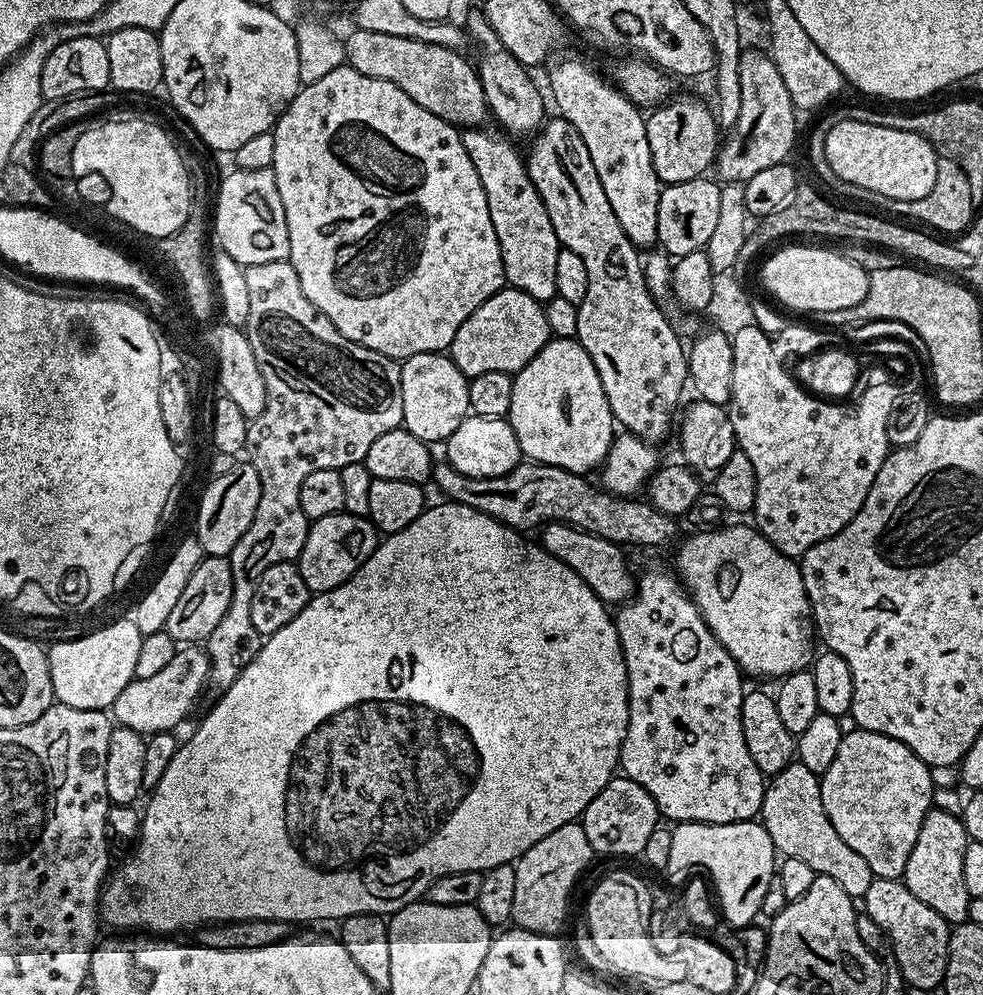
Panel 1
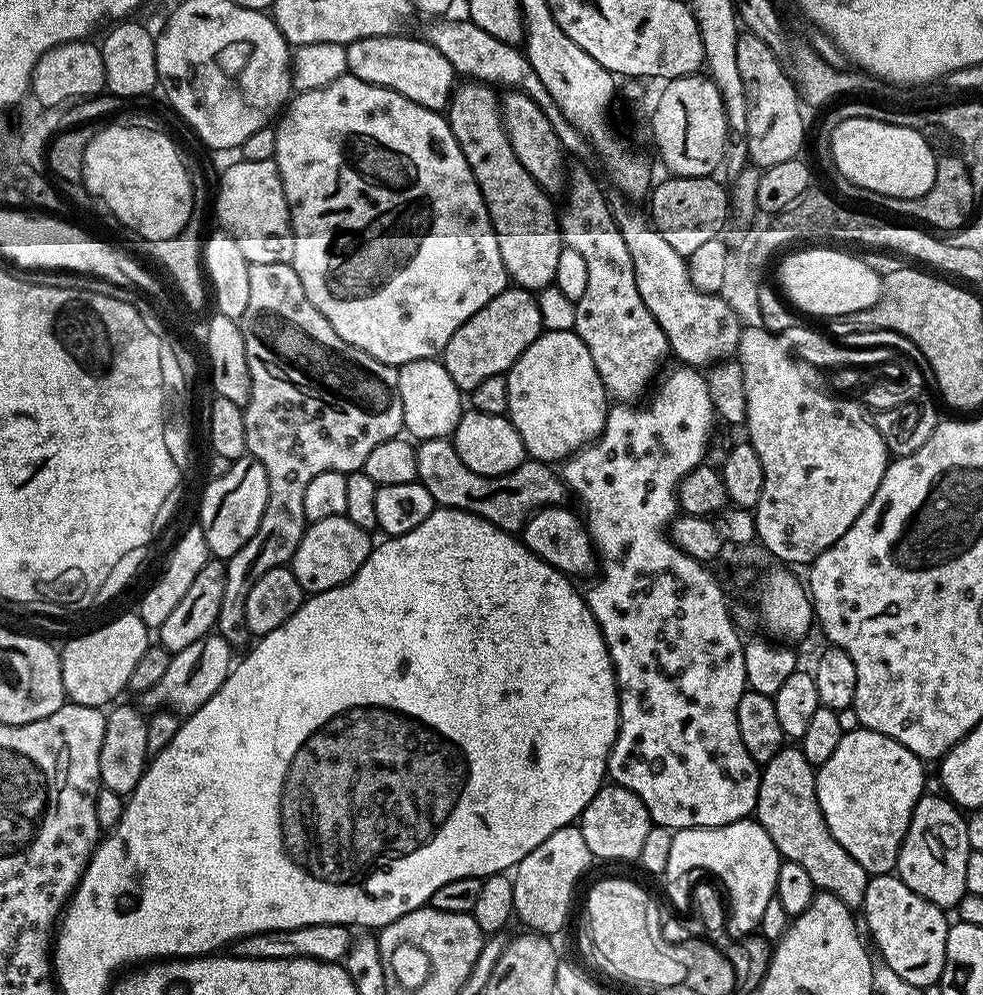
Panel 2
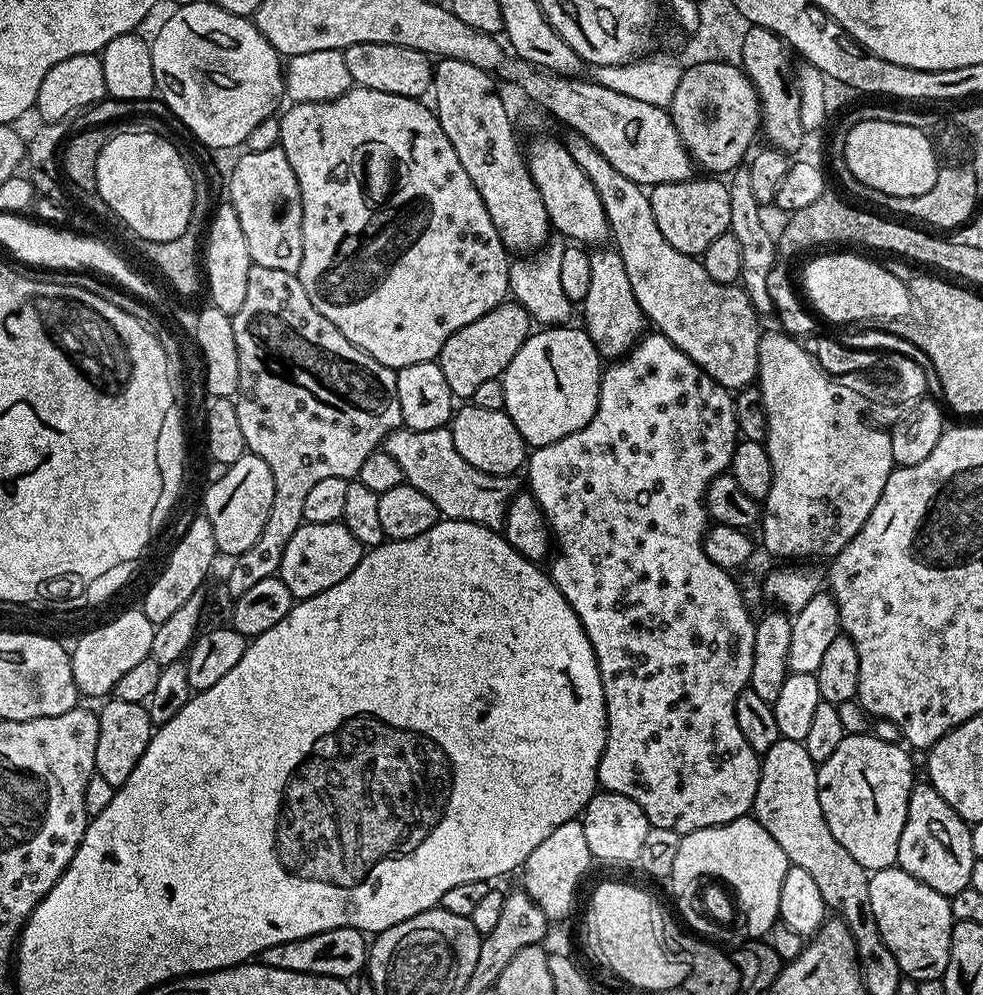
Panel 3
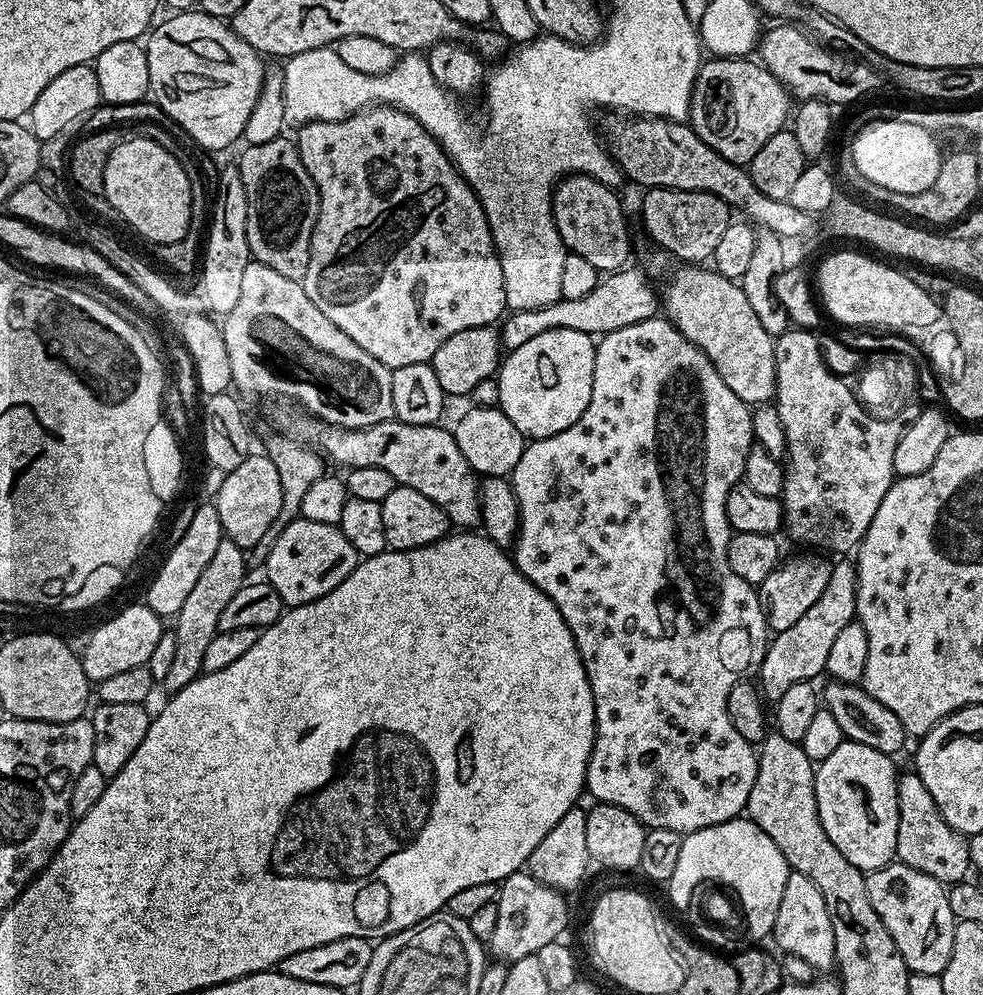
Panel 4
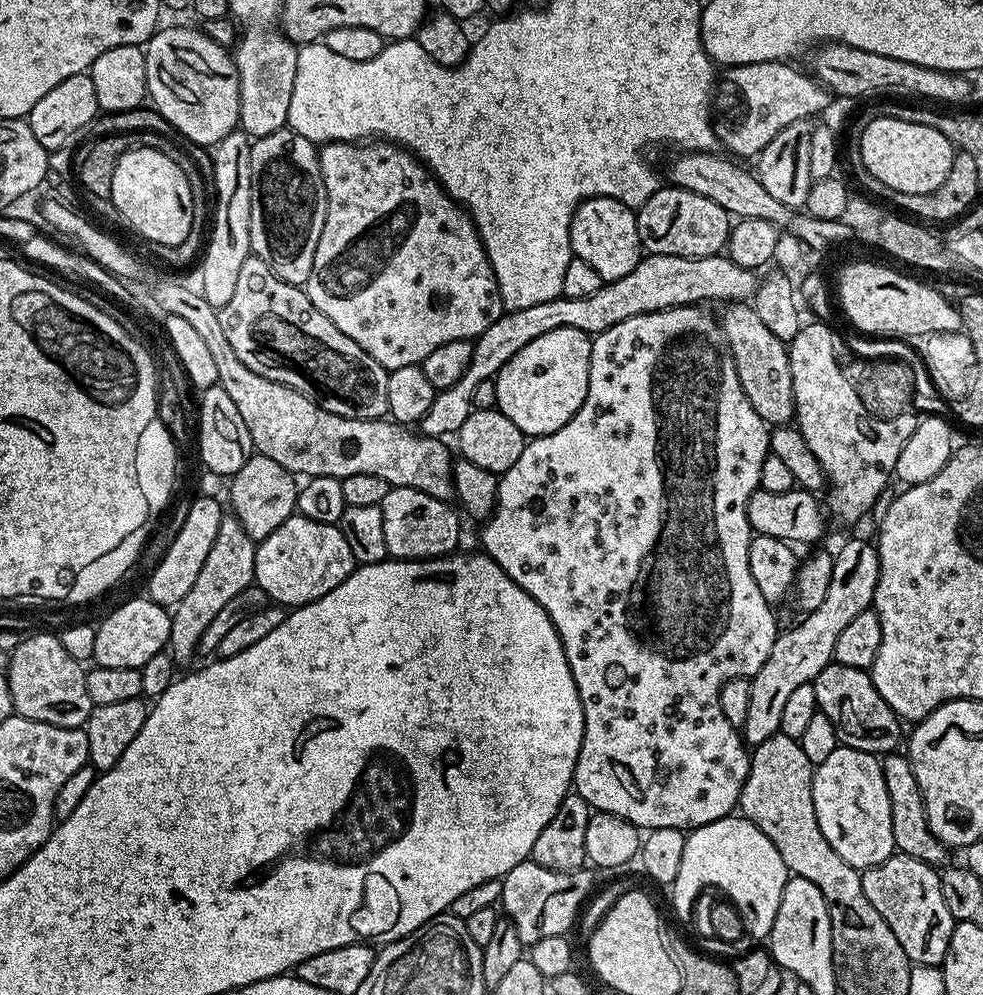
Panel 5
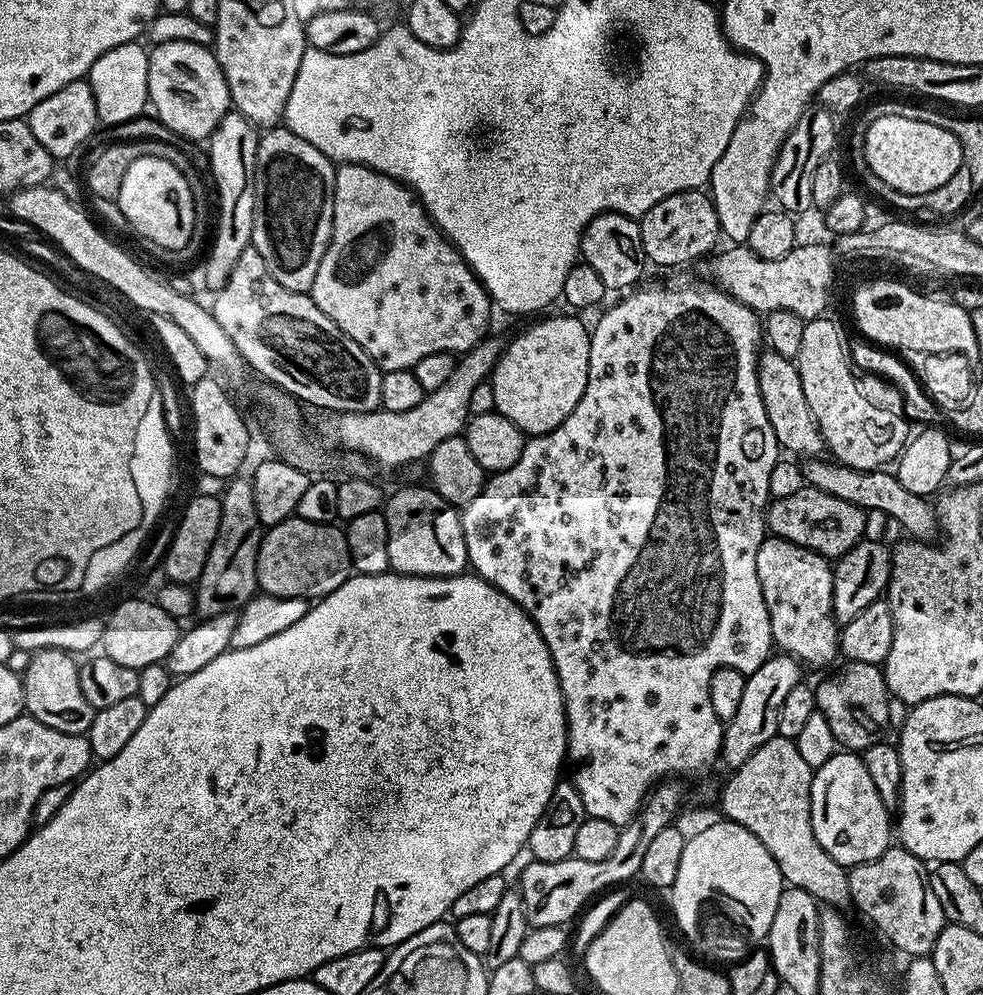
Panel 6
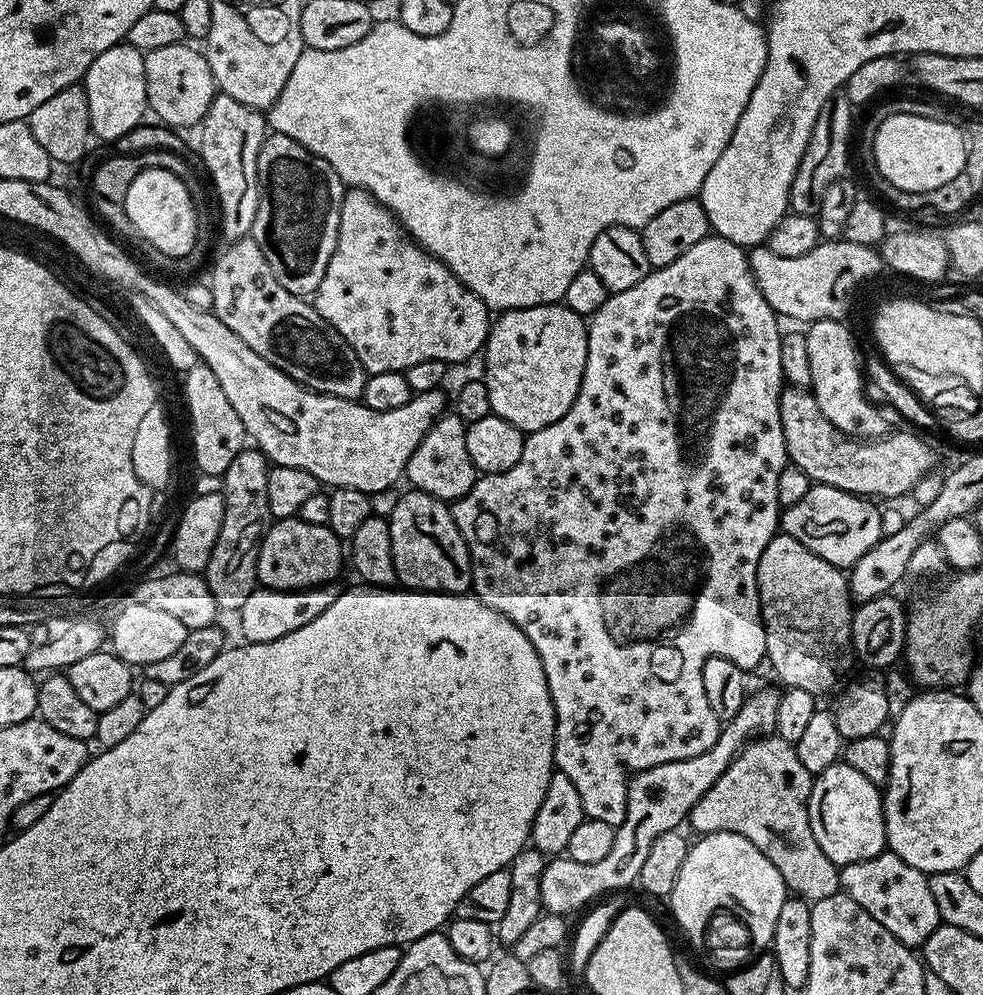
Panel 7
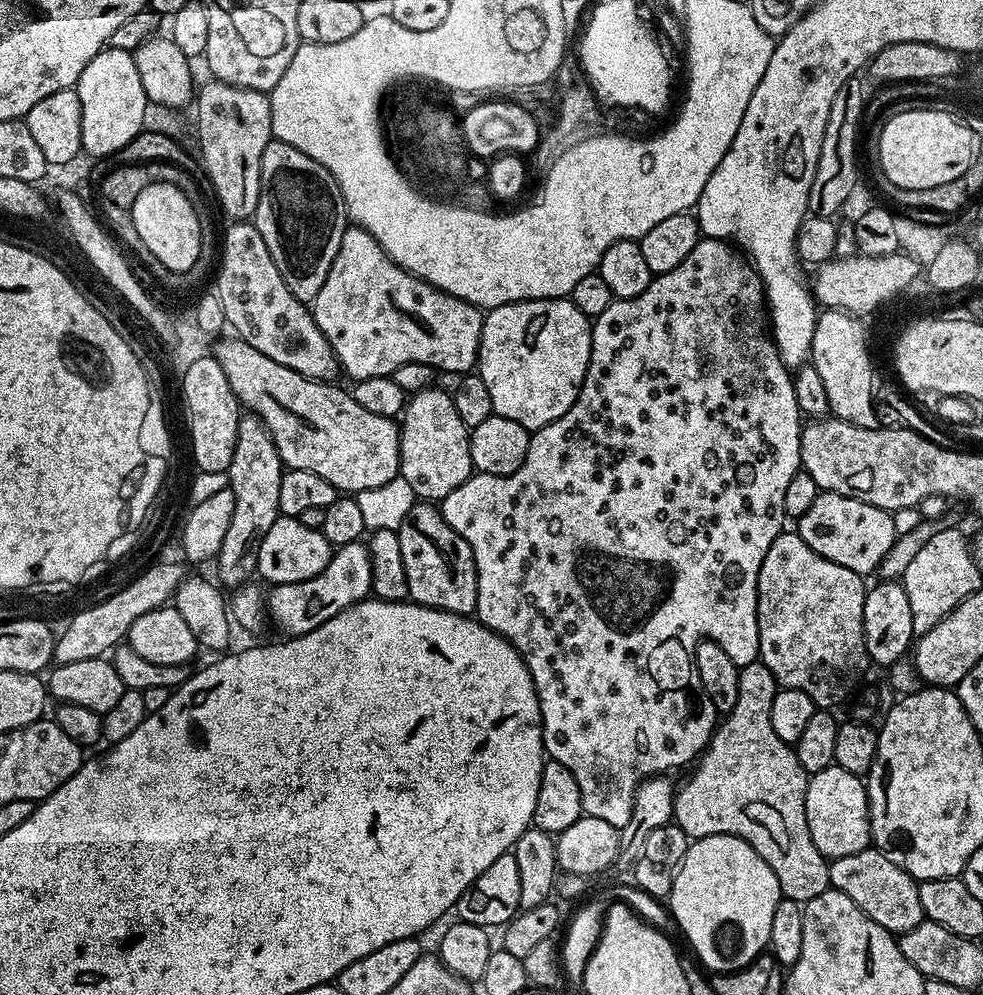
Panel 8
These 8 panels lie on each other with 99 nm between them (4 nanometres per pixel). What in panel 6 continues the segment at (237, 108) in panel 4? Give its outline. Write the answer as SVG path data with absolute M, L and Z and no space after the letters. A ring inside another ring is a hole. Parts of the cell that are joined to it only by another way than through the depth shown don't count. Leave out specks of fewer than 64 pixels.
M166 42L155 45L148 53L148 99L156 119L175 132L177 137L207 141L218 122L230 111L228 87L224 71L218 66L212 48L203 48L194 42Z

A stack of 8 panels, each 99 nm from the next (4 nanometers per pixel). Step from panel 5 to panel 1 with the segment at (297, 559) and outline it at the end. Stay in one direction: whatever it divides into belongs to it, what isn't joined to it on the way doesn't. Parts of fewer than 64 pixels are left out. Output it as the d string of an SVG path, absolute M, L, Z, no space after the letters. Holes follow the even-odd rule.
M342 511L311 521L306 542L298 557L302 582L306 582L309 593L312 594L333 592L364 565L366 558L370 558L370 554L376 551L377 543L378 529L367 516L355 516Z

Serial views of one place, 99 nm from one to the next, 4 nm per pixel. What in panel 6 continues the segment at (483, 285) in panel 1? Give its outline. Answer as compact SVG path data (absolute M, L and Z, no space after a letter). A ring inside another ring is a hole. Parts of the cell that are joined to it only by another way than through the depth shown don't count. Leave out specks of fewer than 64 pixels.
M341 164L336 168L334 178L334 222L332 223L332 233L326 254L322 254L322 262L318 265L318 274L314 274L314 282L310 293L312 301L366 354L380 367L381 373L412 369L422 358L429 354L439 352L451 352L453 354L463 354L469 352L480 340L489 335L488 323L492 320L494 305L488 296L487 290L482 286L482 282L472 273L472 268L462 258L462 254L444 237L444 233L437 228L433 222L429 209L424 207L419 195L409 185L401 184L400 181L390 178L381 172L375 172L372 168L367 168L365 164Z

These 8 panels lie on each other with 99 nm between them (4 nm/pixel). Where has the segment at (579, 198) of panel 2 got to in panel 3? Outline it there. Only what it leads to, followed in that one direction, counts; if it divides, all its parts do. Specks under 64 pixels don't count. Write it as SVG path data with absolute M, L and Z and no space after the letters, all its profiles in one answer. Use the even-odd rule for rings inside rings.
M600 246L590 255L590 290L582 301L583 327L600 351L605 361L612 362L624 356L640 341L646 332L646 317L630 290L630 278L626 278L626 266L620 253L612 246Z

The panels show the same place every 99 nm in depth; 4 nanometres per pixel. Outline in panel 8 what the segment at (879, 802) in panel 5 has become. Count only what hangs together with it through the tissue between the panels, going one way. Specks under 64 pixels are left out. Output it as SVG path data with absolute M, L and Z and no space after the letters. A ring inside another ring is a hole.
M835 762L826 770L811 773L804 801L810 838L814 838L814 846L818 846L829 861L846 858L846 854L858 854L872 844L868 786L857 773L842 770Z

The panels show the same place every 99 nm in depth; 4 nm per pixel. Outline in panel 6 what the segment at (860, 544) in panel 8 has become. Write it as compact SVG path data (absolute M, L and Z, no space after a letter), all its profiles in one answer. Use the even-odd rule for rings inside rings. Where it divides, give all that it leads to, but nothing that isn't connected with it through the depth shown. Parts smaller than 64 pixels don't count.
M805 486L798 494L790 494L790 498L778 498L769 503L766 528L771 535L814 550L820 556L839 558L865 539L864 516L865 509L842 502L842 498L834 498L834 494Z

